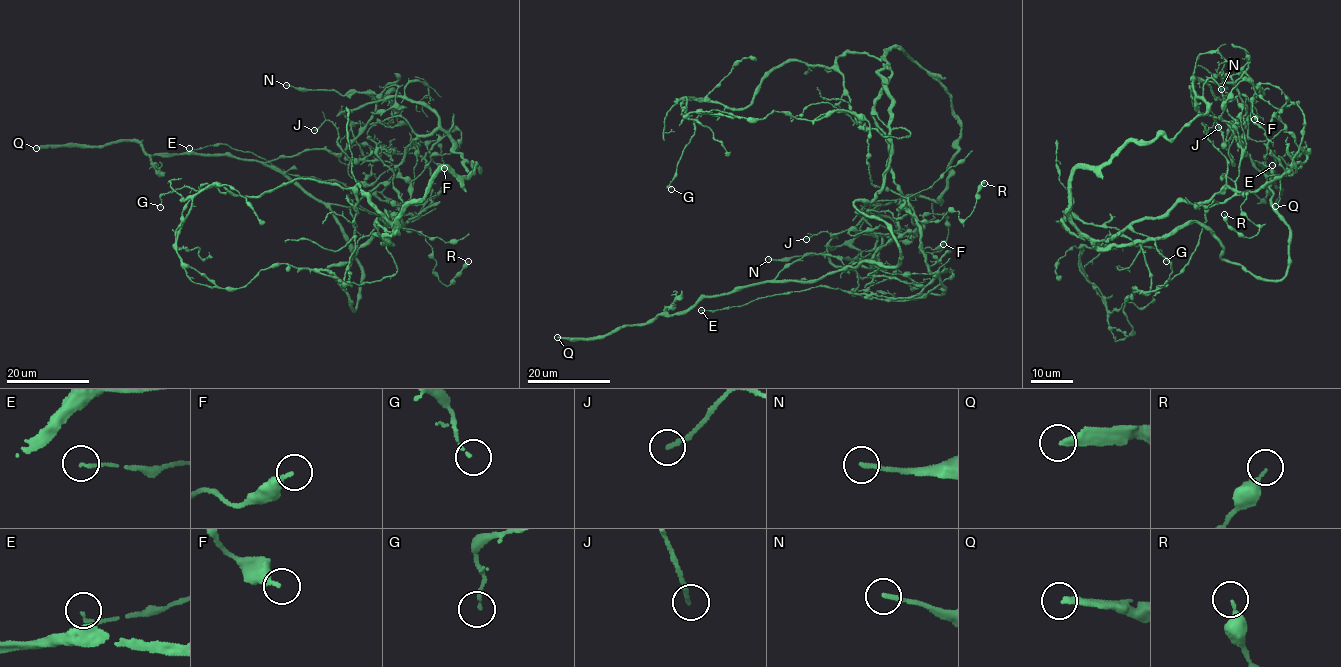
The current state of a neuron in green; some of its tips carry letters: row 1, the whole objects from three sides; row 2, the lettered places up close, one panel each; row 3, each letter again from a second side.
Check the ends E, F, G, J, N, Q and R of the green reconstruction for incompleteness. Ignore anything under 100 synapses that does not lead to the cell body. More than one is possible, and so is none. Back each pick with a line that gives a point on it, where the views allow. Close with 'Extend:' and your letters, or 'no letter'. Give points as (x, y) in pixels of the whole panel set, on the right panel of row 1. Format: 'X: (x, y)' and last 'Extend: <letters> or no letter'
Q: (1275, 206)
Extend: Q

